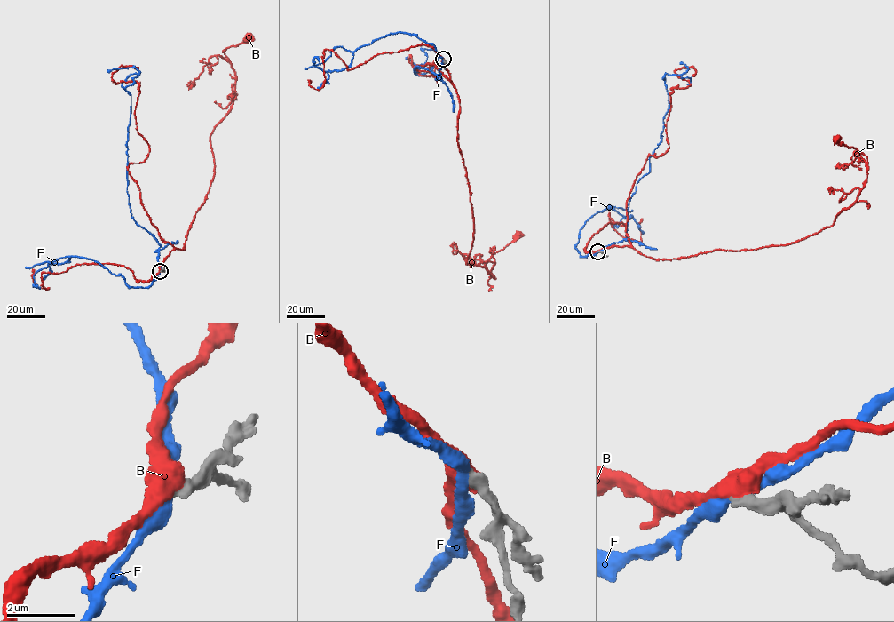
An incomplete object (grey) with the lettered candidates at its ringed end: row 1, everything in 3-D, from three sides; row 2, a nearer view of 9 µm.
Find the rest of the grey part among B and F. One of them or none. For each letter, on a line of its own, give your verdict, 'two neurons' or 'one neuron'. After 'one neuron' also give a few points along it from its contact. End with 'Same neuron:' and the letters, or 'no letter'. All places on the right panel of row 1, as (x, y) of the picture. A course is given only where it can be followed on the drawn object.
B: two neurons
F: two neurons
Same neuron: no letter

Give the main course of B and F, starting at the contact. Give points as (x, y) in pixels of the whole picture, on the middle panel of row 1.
B: (443, 59), (459, 101), (457, 145), (472, 210), (466, 263), (494, 277), (486, 261), (518, 235)
F: (443, 59), (440, 79), (418, 65), (414, 73), (424, 65), (423, 50), (432, 48), (432, 67), (405, 57)

